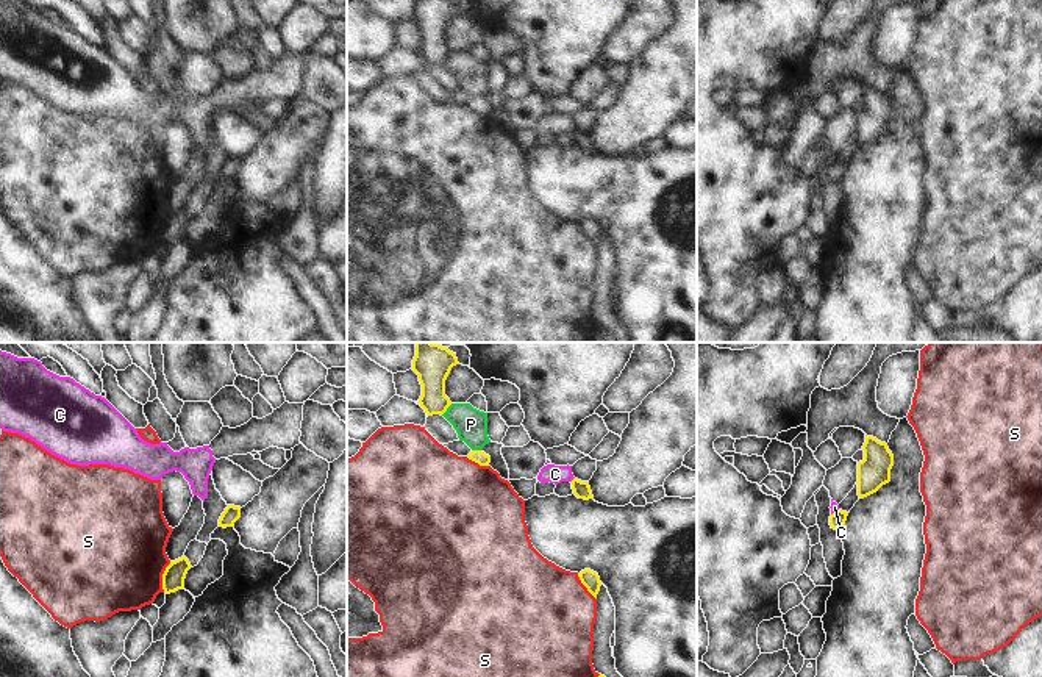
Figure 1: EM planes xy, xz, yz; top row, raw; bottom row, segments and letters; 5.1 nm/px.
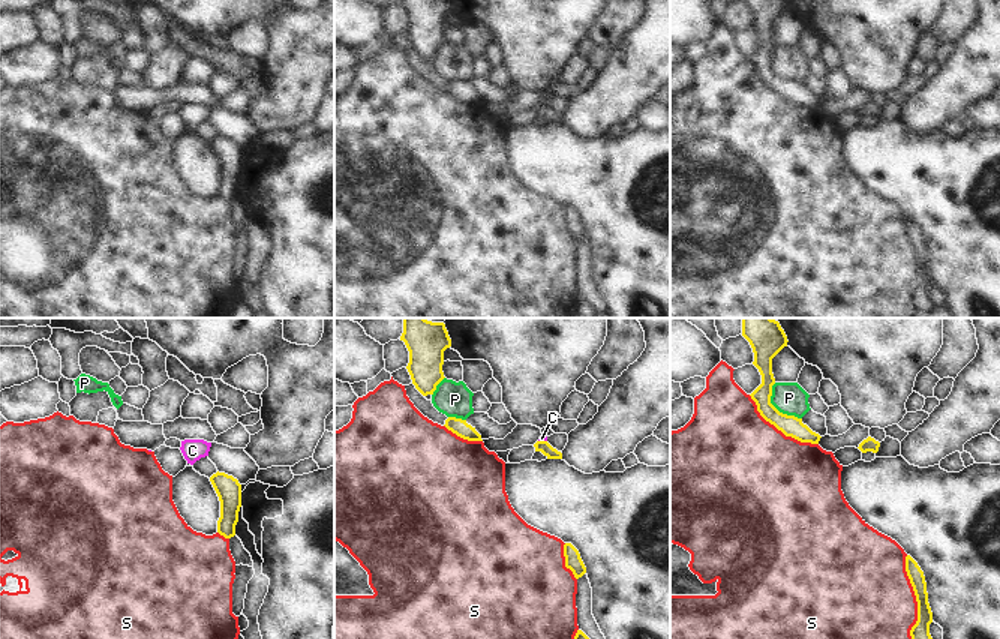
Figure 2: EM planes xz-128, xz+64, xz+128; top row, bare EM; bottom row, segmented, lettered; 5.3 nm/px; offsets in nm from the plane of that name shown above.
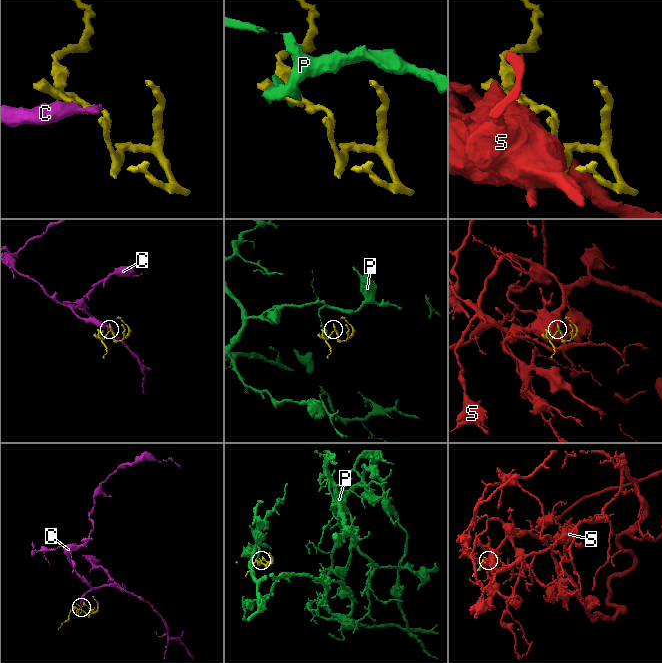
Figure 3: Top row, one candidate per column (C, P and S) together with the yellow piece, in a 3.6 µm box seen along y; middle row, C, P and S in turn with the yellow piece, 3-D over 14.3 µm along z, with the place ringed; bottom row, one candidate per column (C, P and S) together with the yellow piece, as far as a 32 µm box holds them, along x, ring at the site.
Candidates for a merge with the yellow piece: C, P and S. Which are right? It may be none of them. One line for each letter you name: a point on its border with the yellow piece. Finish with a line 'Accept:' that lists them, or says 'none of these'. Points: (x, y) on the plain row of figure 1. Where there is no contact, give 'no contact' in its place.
Accept: none of these

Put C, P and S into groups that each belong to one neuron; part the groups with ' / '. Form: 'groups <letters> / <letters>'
groups C / P / S

